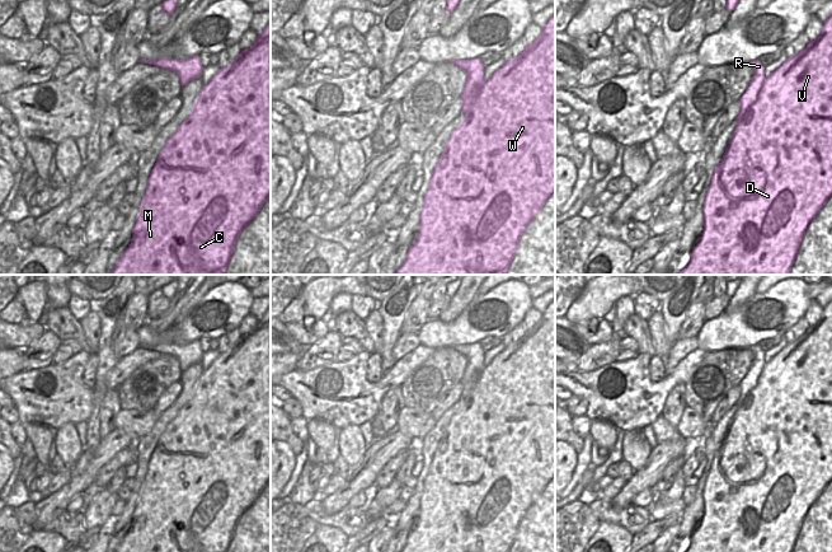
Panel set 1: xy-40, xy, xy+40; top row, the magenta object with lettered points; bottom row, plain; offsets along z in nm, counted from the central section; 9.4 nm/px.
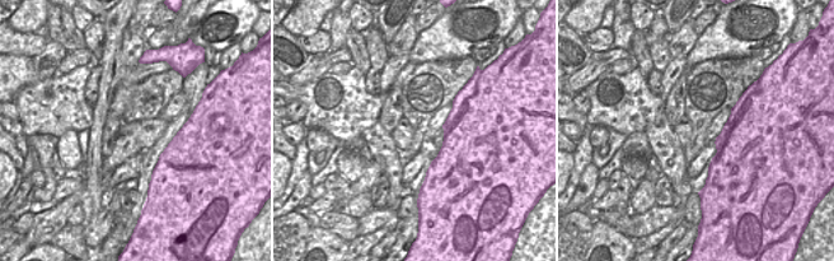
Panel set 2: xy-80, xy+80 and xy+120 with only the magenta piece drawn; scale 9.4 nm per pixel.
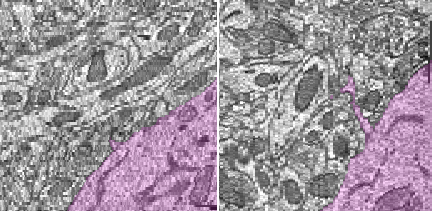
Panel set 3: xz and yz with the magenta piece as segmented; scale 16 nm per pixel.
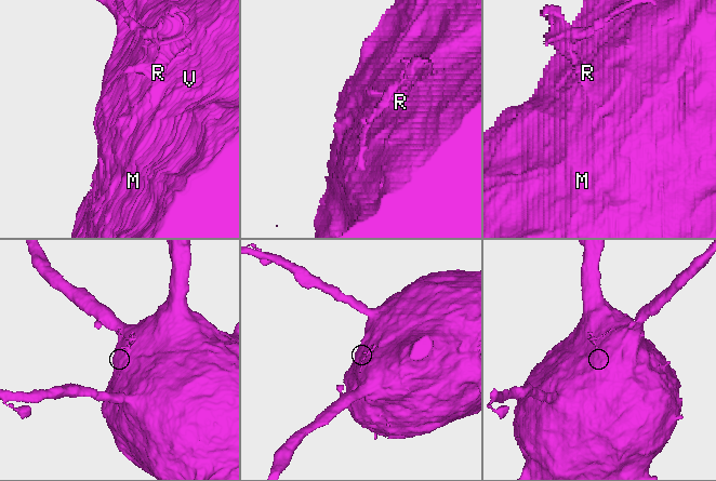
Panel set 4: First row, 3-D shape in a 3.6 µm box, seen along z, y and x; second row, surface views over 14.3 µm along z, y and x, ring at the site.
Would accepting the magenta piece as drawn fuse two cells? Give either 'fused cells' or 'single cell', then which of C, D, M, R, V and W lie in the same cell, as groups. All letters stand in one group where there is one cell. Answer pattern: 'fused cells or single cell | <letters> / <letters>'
fused cells | C D M V W / R

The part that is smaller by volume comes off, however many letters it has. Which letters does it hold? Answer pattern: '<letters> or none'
R.

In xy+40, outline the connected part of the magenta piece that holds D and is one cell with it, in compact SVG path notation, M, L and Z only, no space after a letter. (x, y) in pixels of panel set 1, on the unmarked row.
M832 300L823 308L818 323L809 326L794 342L789 342L766 365L749 369L741 384L741 397L730 427L714 455L704 487L704 515L686 552L793 552L810 507L832 482Z

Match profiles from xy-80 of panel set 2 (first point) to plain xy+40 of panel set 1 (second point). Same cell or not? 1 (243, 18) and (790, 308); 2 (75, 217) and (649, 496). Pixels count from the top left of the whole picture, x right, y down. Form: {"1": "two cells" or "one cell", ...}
{"1": "one cell", "2": "one cell"}

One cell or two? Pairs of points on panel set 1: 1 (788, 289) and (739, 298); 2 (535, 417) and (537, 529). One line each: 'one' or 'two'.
1: two
2: one

